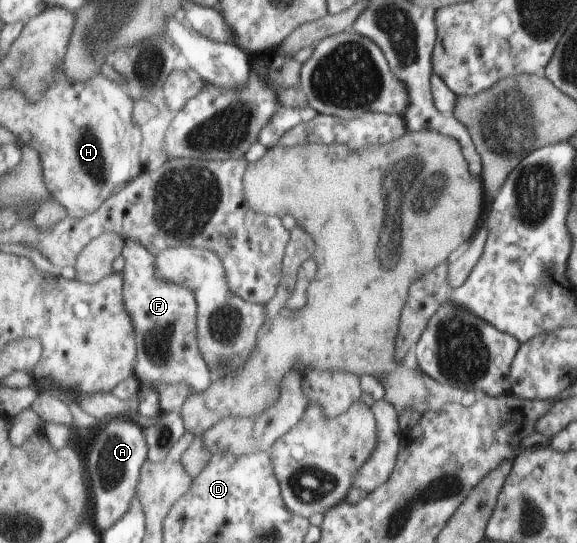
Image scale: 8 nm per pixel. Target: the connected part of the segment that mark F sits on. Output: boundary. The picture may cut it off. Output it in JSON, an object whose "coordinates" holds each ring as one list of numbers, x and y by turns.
{"coordinates":[[127,240,123,258,125,310,132,320,133,332,136,332,137,378,163,386,183,382,191,393,205,392,211,386,214,376,200,352,196,296,193,296,193,292,186,285,157,278,156,254,139,242]]}

